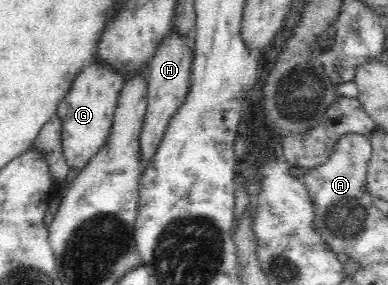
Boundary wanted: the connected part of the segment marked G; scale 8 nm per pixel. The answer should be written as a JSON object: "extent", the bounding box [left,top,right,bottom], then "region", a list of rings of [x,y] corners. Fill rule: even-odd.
{"extent":[56,61,125,171],"region":[[[94,61],[94,64],[72,80],[70,90],[58,102],[56,113],[61,120],[62,154],[70,170],[82,171],[88,161],[107,143],[125,81],[116,69],[104,67]]]}

